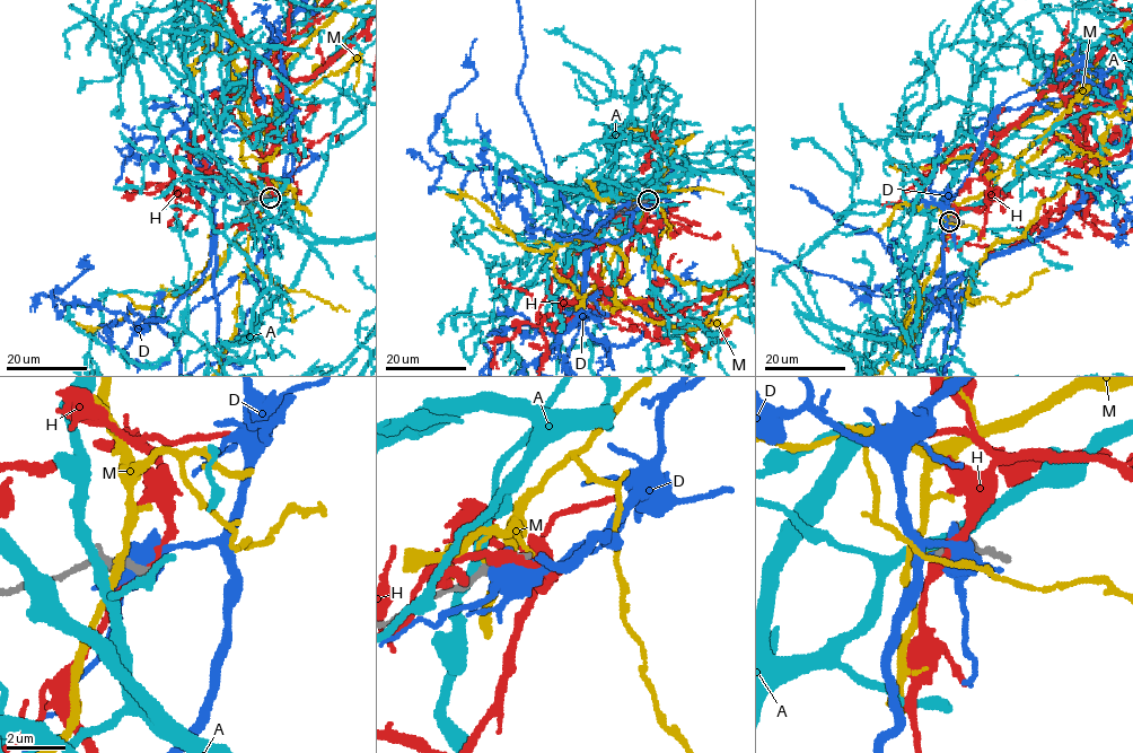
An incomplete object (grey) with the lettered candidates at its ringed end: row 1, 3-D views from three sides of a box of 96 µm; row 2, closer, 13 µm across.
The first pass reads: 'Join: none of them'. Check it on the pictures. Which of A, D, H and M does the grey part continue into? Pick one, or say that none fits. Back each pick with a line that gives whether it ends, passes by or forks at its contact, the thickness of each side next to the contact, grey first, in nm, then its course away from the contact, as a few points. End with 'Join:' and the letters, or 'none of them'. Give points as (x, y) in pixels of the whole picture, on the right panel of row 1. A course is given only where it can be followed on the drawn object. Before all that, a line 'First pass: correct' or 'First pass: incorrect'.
First pass: correct
Join: none of them

